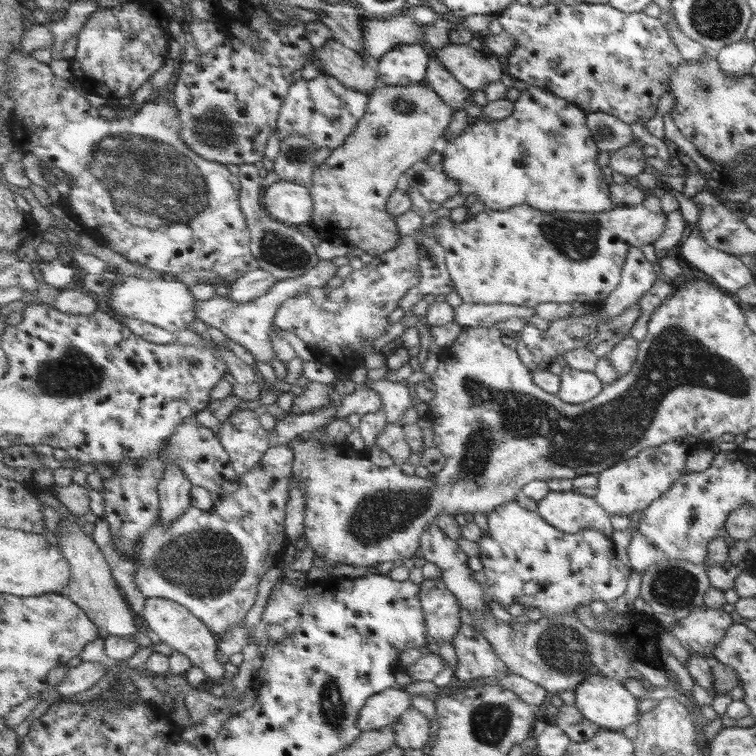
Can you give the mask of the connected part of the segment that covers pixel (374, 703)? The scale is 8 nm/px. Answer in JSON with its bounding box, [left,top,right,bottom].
[359,688,412,732]

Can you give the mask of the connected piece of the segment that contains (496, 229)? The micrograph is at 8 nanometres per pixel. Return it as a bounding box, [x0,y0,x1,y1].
[434,204,668,307]

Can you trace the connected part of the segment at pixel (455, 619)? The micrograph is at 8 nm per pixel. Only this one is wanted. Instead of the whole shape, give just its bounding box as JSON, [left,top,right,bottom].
[420,579,463,646]

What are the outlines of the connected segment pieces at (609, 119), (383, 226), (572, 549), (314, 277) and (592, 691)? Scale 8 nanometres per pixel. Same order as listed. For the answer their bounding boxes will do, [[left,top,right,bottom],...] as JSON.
[[588,112,635,152],[311,82,456,257],[479,501,634,618],[196,259,340,363],[576,675,644,732]]

